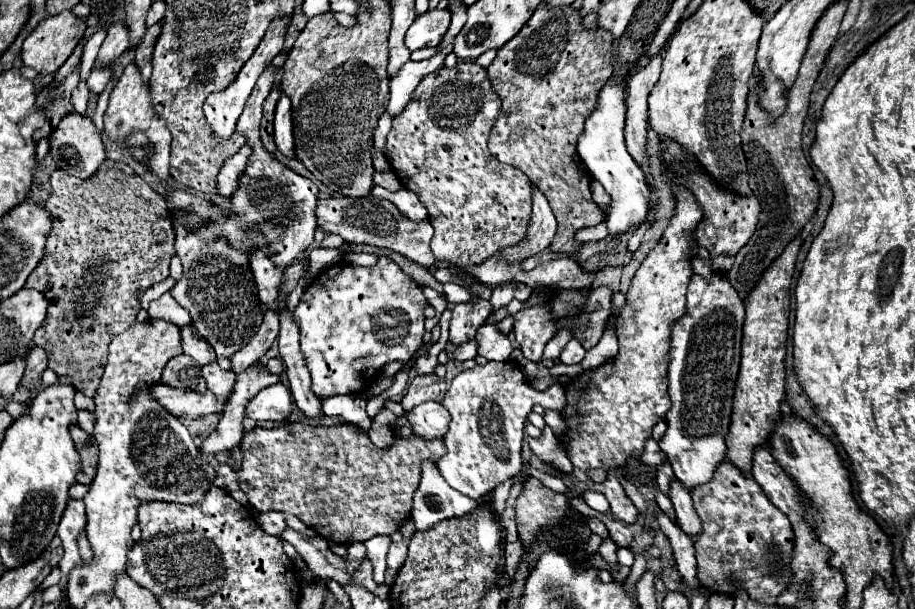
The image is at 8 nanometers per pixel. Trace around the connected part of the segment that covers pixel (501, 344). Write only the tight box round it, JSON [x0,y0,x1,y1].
[477,323,513,361]

